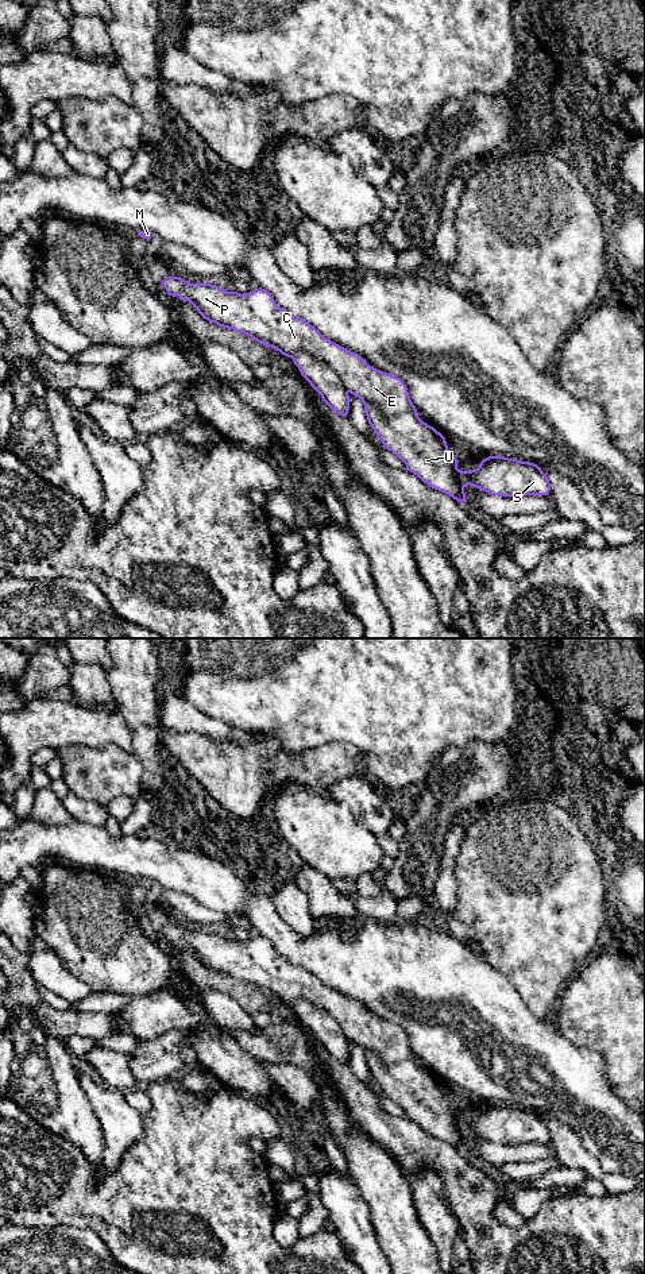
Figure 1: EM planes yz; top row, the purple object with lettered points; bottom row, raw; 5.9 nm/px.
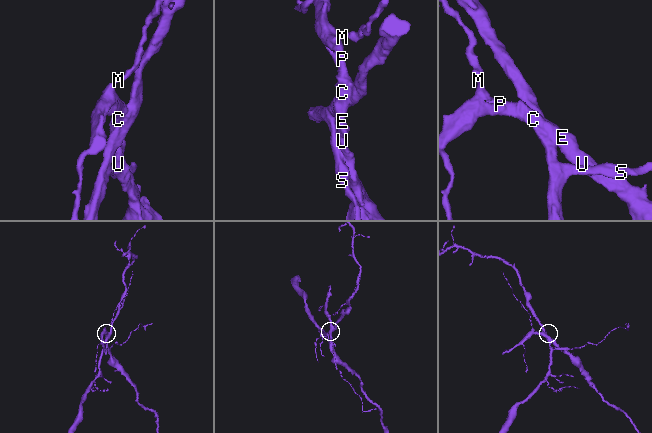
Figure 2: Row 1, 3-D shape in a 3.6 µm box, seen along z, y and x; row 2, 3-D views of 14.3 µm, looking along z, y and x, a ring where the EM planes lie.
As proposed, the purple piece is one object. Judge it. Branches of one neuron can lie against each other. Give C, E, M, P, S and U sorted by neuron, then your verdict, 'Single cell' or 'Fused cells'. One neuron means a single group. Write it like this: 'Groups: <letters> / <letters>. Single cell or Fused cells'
Groups: C E M P U / S. Fused cells

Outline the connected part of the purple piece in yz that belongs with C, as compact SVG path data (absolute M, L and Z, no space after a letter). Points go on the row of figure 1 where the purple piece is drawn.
M166 277L161 286L166 289L169 296L178 296L179 300L189 301L209 323L251 336L258 343L271 347L287 358L291 358L297 351L305 351L328 364L347 391L364 404L368 424L383 447L397 455L406 464L406 470L429 487L448 494L460 503L466 502L464 487L468 486L466 471L457 468L459 460L449 452L445 437L418 417L401 378L371 367L358 354L328 340L304 318L278 306L273 296L262 287L240 294L211 283L190 283L181 277Z

